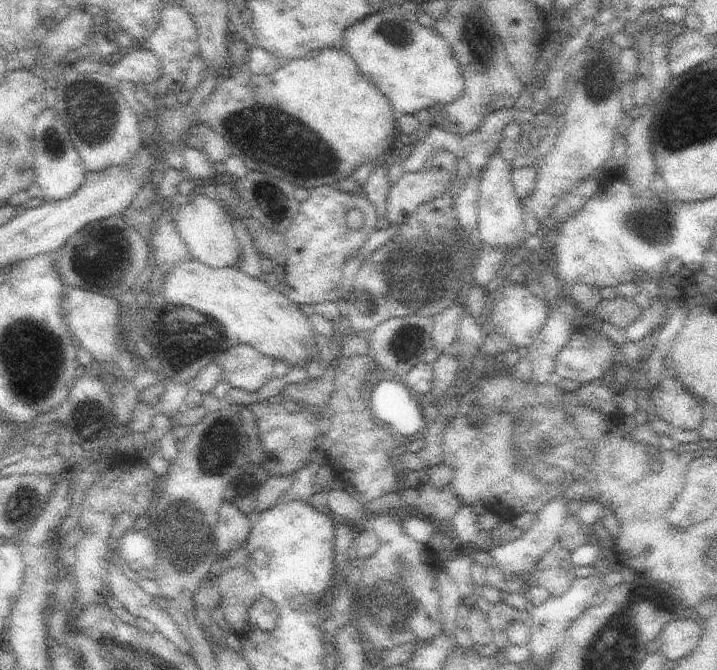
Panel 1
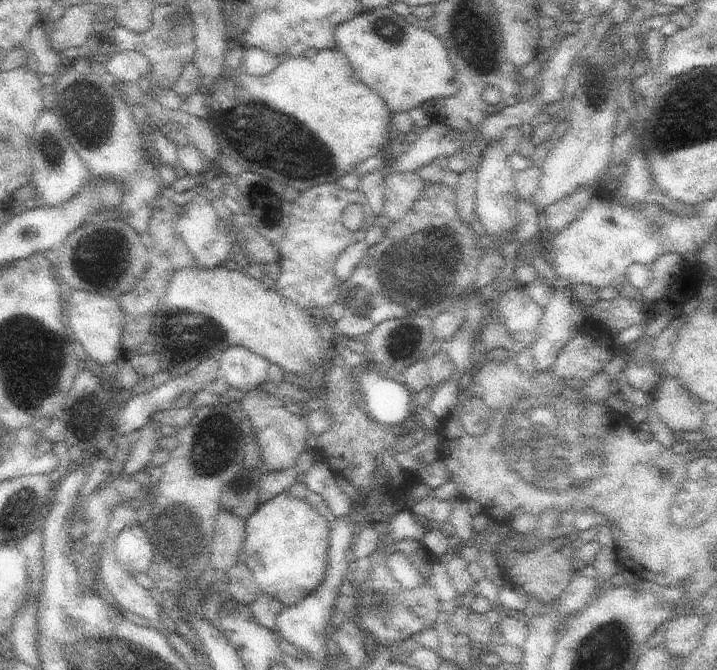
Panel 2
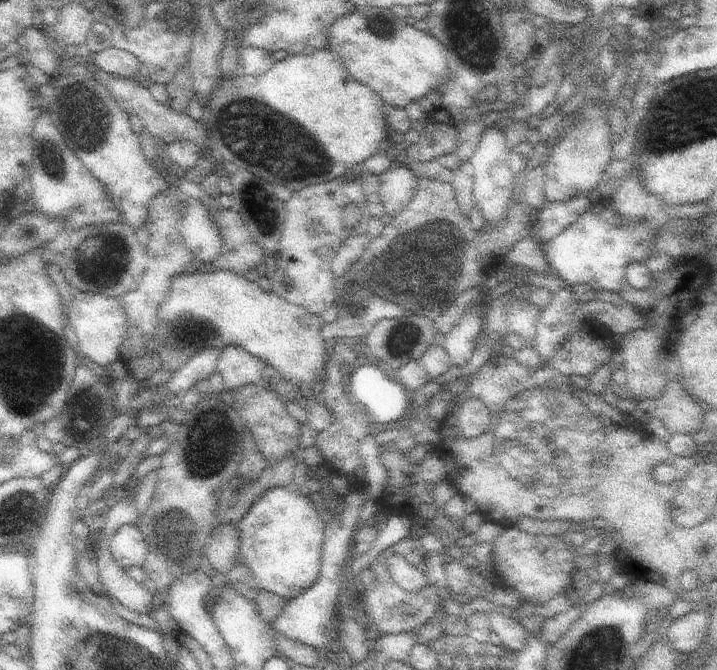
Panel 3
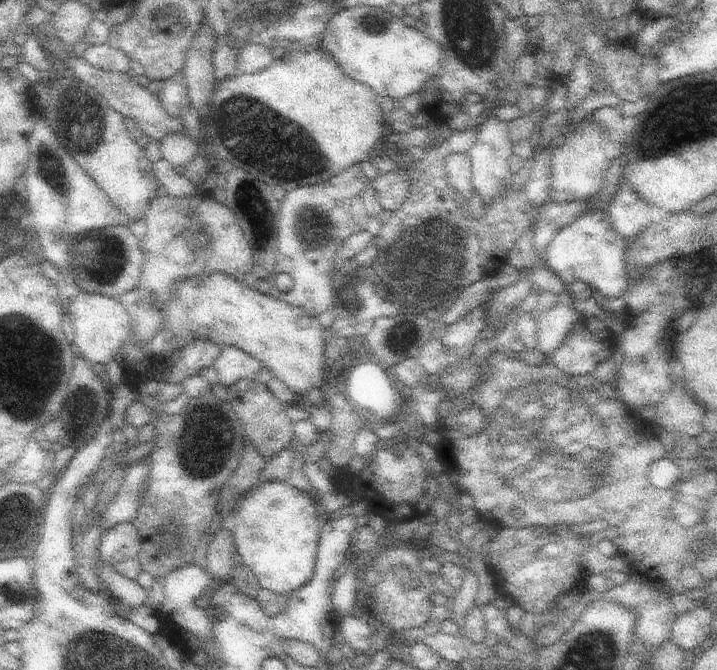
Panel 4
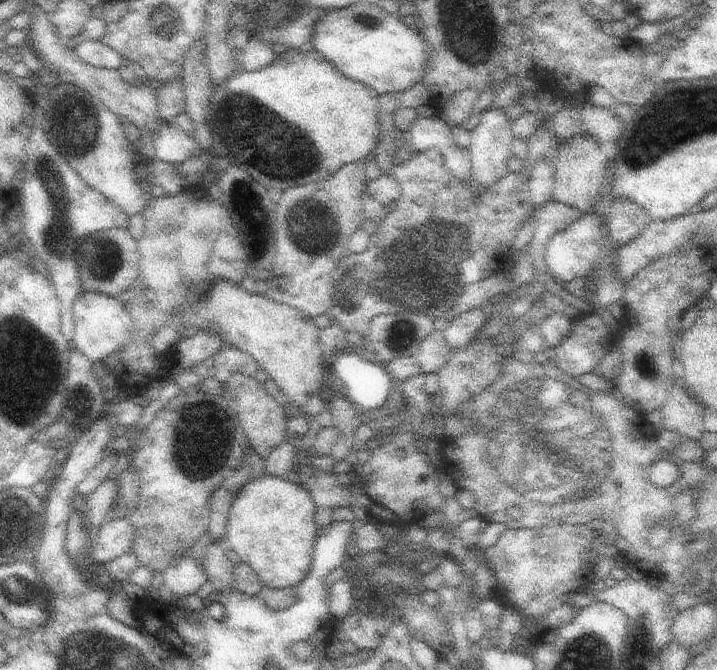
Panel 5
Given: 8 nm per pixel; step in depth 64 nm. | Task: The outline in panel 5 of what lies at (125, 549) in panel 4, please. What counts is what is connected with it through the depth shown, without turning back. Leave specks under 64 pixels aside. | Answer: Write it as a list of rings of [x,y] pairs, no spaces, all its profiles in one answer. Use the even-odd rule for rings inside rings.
[[[103,520],[101,530],[93,542],[93,560],[101,566],[113,562],[123,554],[133,554],[135,528],[129,520]]]

